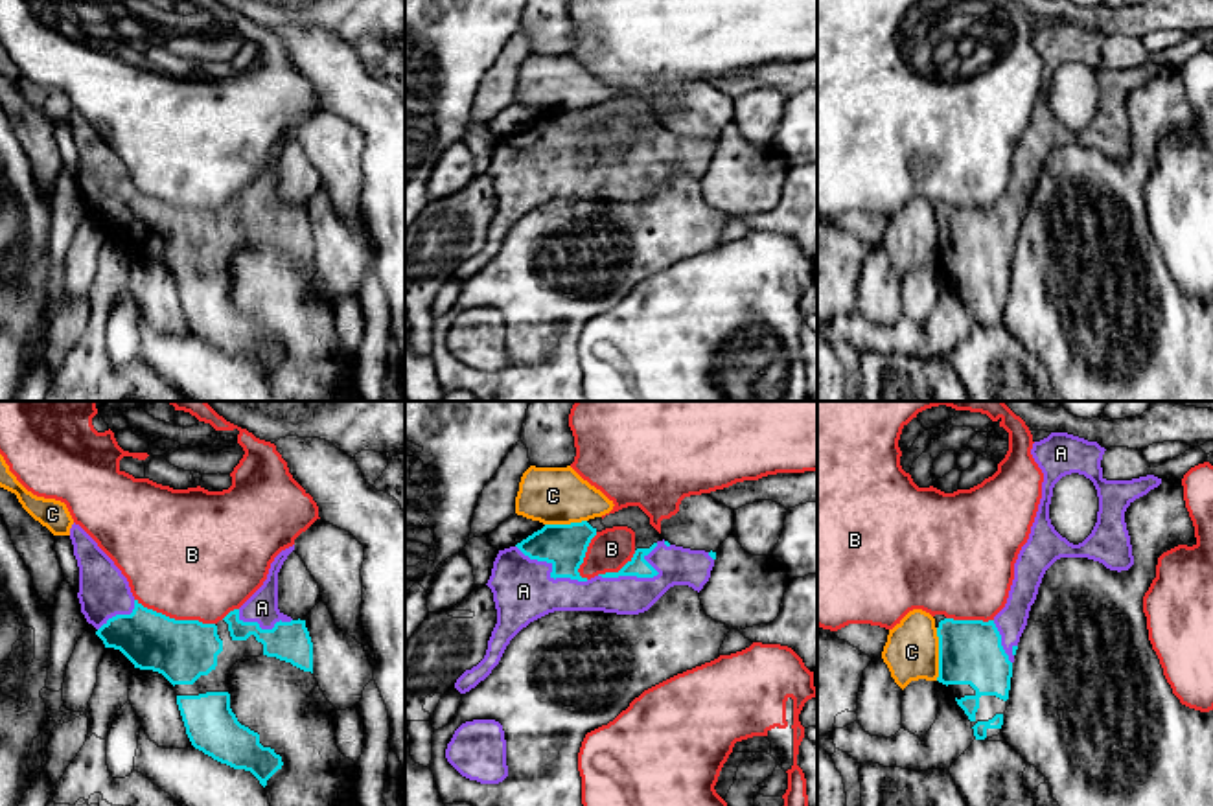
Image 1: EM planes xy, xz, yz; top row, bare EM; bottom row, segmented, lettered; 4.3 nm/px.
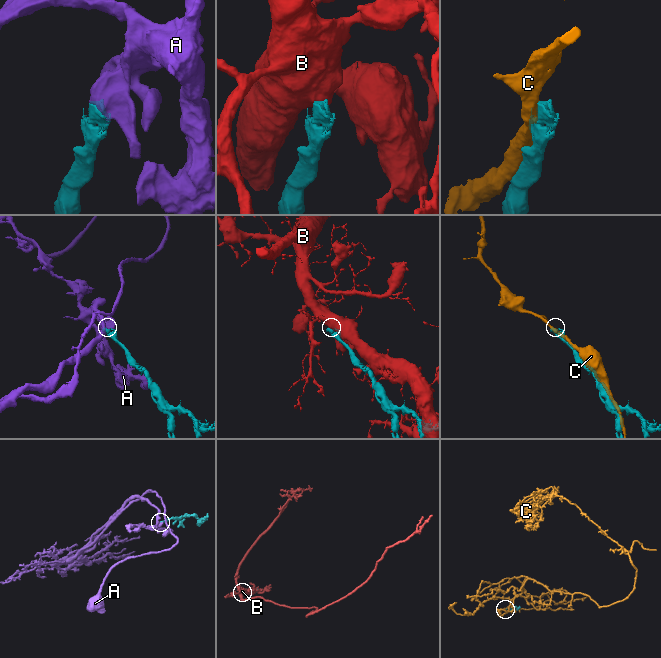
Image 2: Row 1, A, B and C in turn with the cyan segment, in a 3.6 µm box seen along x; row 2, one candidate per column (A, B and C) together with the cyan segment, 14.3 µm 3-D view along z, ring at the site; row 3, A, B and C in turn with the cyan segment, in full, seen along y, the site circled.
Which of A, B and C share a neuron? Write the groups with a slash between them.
A / B / C

